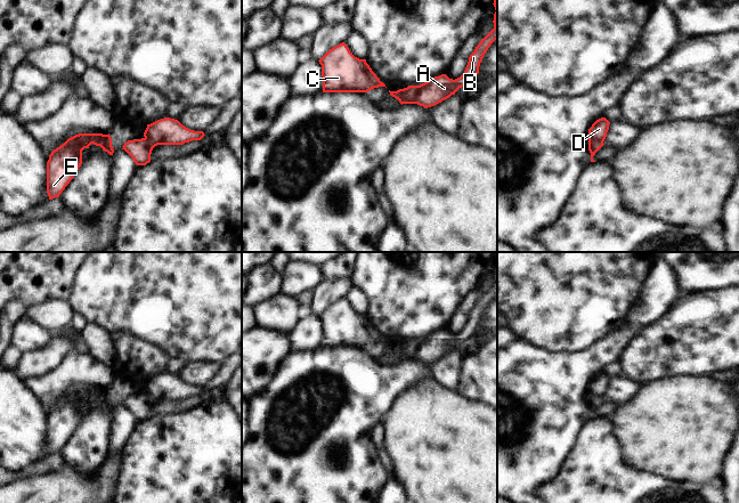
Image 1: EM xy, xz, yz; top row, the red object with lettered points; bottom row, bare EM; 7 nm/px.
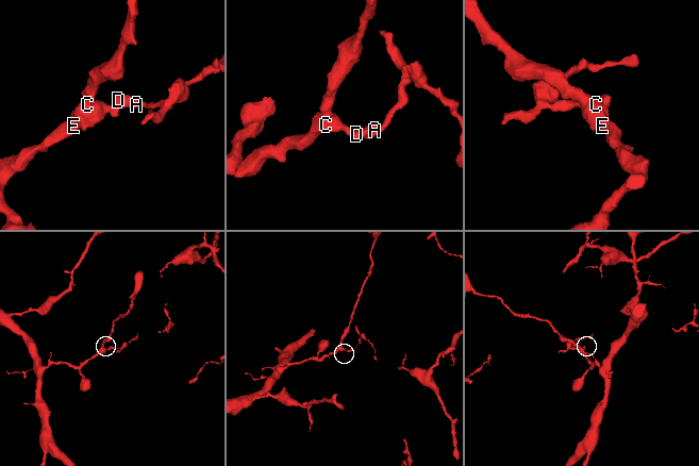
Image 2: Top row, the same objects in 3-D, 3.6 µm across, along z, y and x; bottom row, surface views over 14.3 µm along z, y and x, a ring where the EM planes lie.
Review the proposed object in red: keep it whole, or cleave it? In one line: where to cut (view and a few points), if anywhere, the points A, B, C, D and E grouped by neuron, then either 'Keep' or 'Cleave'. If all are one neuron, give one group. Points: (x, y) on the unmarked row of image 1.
Split along yz (589, 396), (602, 398). Groups: A B D / C E. Cleave

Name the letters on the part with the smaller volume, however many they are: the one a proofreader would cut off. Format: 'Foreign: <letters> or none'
Foreign: A, B, D

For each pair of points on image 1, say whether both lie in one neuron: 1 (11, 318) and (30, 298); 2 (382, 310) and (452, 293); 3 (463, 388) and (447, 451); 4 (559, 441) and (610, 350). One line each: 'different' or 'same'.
1: different
2: same
3: different
4: same

